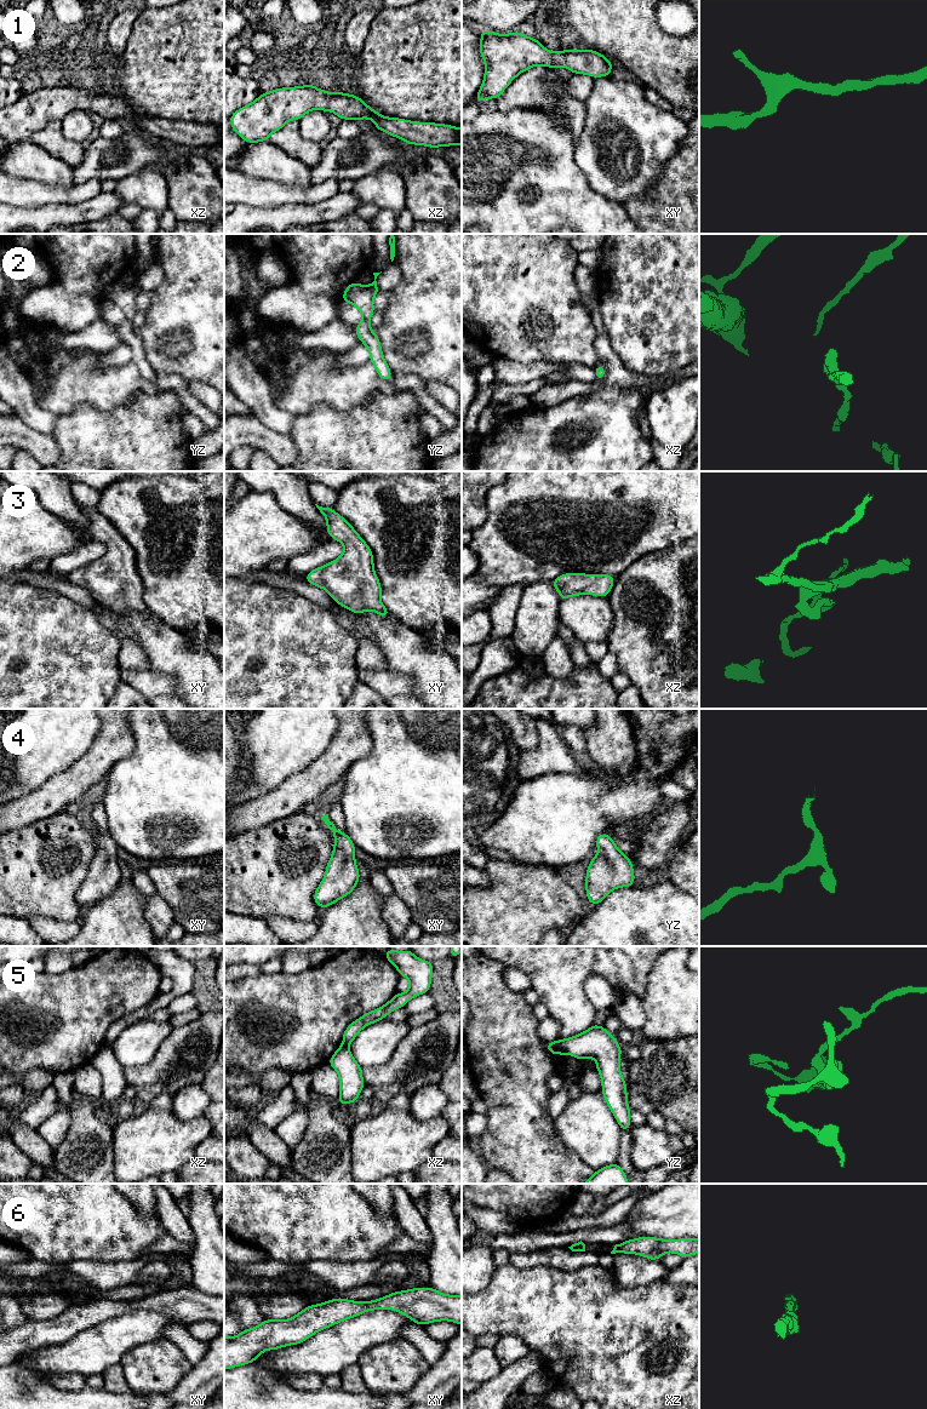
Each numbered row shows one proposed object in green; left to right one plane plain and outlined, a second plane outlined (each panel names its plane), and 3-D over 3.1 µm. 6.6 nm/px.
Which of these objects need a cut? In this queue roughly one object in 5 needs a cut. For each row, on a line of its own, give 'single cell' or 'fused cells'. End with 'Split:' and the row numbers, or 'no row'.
1: single cell
2: single cell
3: single cell
4: single cell
5: fused cells
6: single cell
Split: 5

